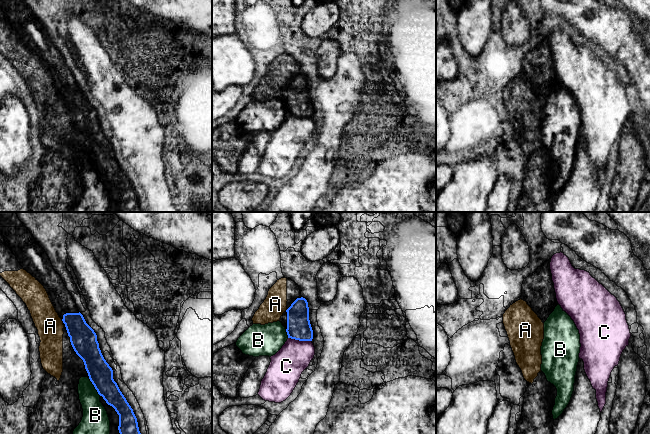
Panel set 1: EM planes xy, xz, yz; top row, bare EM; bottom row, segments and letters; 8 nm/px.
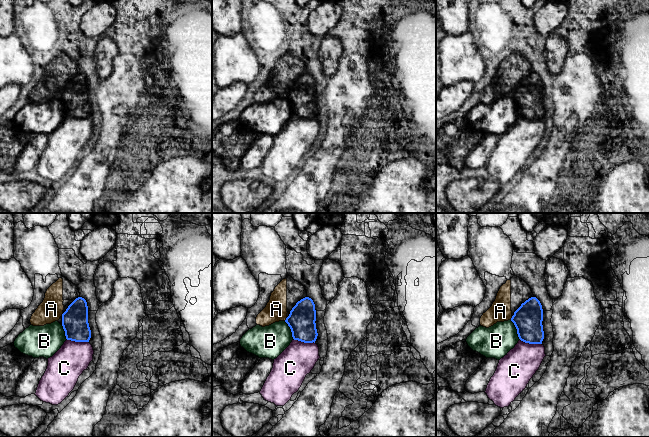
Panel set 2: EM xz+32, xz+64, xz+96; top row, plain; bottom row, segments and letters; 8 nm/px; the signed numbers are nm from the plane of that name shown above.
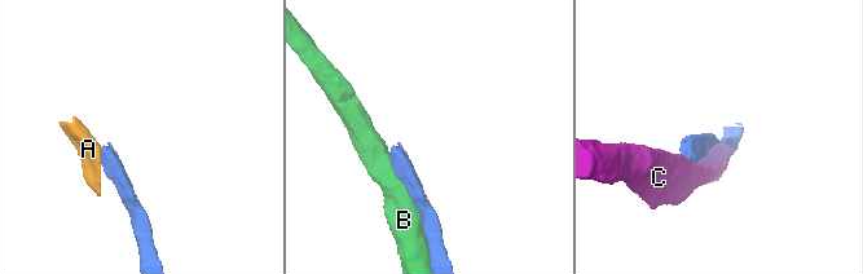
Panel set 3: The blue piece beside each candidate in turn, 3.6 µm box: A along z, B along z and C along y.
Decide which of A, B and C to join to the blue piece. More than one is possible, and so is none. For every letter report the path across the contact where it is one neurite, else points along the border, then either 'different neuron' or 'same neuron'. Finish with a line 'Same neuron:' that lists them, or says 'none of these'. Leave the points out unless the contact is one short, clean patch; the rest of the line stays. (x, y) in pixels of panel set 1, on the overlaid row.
A: across xy (83, 339), (62, 320), (50, 326) | same neuron
B: different neuron
C: different neuron
Same neuron: A

